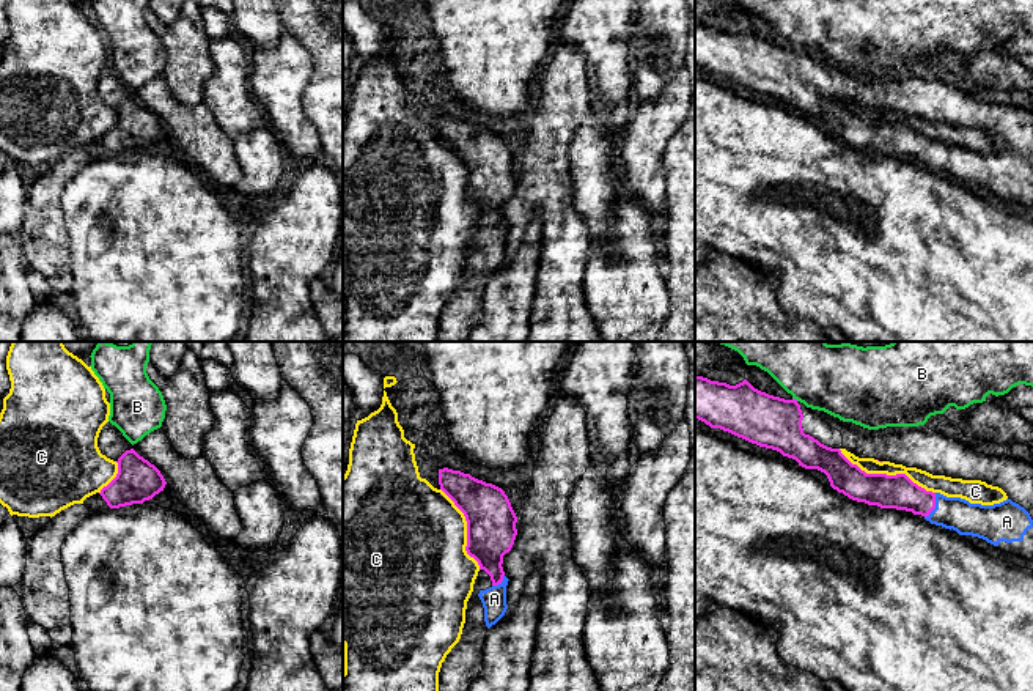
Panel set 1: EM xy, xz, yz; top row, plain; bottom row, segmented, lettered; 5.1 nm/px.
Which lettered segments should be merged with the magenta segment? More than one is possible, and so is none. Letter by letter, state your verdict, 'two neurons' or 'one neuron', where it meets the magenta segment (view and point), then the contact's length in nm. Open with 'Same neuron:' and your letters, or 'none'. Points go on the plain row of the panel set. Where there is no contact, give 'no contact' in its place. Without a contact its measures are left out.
Same neuron: A
A: one neuron | yz (934, 153) | 150 nm
B: two neurons | yz (796, 48) | 40 nm
C: two neurons | yz (885, 121) | 550 nm

